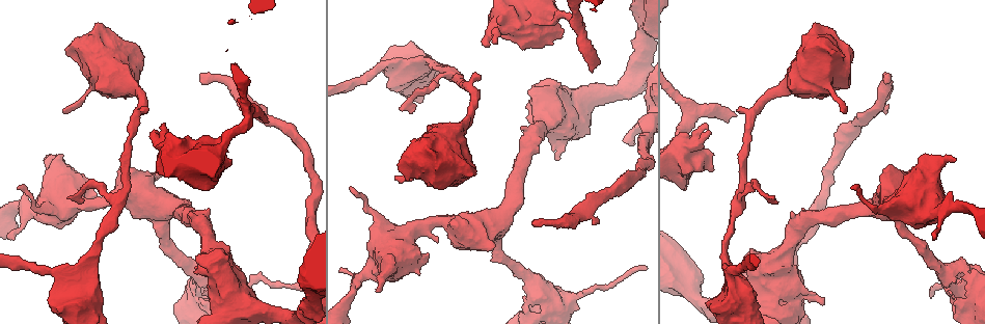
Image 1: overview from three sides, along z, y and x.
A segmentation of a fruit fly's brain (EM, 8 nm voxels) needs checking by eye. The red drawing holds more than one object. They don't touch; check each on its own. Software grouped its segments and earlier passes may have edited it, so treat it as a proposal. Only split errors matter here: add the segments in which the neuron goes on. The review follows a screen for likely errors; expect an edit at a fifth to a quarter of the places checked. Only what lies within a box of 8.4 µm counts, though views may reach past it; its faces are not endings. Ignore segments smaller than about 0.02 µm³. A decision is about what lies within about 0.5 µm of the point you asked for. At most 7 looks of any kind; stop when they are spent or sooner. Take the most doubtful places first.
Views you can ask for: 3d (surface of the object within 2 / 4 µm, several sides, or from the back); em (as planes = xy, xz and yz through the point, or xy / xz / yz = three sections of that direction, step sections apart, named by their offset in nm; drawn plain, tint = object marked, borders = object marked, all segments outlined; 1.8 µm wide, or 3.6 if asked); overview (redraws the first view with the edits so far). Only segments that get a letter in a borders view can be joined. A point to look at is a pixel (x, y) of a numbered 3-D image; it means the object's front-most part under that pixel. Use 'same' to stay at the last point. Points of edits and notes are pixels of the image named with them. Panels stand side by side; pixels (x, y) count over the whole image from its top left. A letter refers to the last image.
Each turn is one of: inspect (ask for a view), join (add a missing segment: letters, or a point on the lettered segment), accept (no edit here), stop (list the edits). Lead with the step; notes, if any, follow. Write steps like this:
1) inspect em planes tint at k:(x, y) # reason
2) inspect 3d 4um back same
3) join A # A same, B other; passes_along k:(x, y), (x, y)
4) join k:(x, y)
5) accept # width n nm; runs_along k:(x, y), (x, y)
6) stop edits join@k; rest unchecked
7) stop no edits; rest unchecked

inspect em xz step 16 borders at 1:(736, 115) # an open end

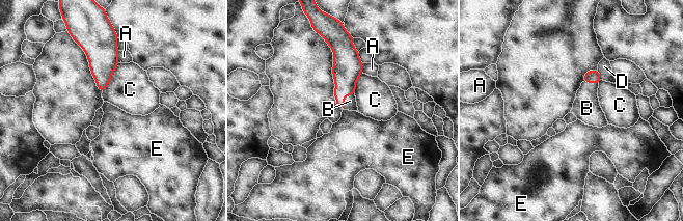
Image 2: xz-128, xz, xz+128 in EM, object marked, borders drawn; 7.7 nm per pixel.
inspect em planes borders same # cut it another way

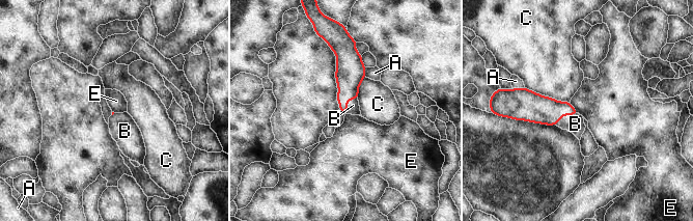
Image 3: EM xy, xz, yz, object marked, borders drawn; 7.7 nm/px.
join B # A other, B same, C other, E other; passes_along 3:(535, 108), (566, 114), (575, 123); it goes on there

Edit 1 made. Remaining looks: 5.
inspect overview # see it whole again

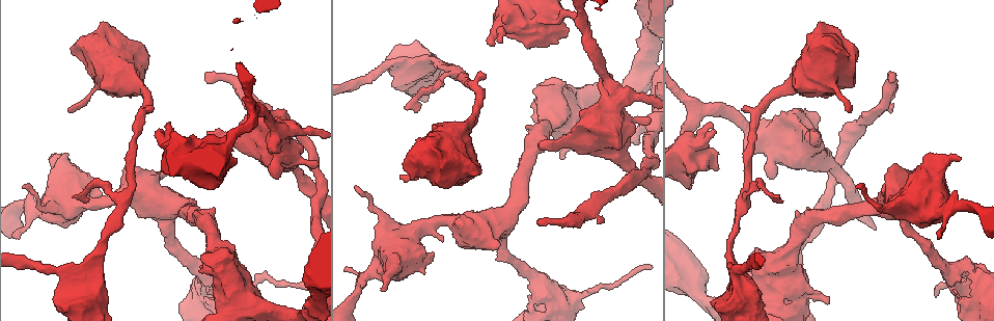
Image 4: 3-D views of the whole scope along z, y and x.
inspect 3d 4um at 4:(538, 224) # free end

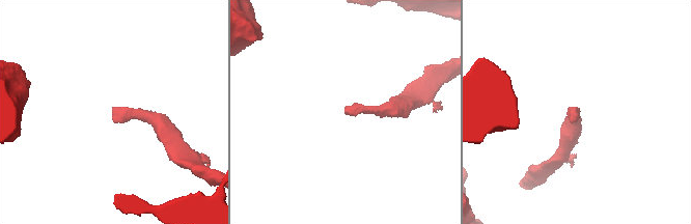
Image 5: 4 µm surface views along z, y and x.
inspect em planes borders at 5:(116, 122)

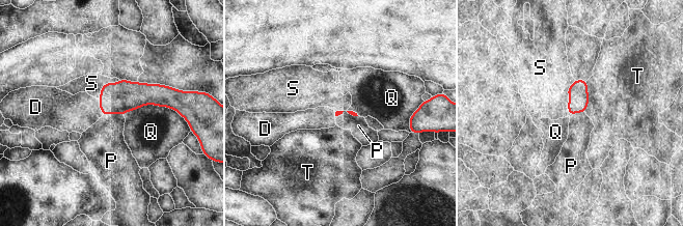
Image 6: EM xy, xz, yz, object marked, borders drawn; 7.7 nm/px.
join D # D same, P other, Q other, S other, T other; passes_along 6:(119, 97), (100, 107), (73, 113); it goes on there

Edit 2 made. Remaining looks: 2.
inspect 3d 4um back at 4:(715, 130) # thick end

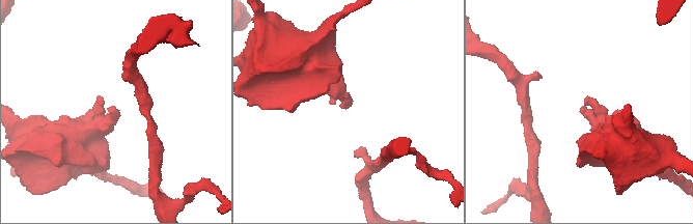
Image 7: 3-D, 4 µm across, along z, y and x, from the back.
inspect em planes borders at 7:(581, 109)

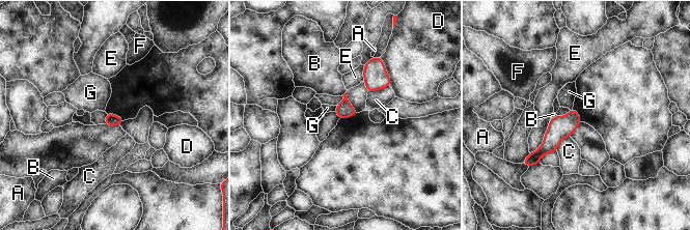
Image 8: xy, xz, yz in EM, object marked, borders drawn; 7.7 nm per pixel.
accept # longest_contact E 320 nm; A other, B other, C other, D other, E other, F other, G other; runs_along 8:(573, 112), (552, 140), (531, 156); no lettered segment goes on from it

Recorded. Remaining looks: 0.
stop edits join@3, join@6; rest unchecked

